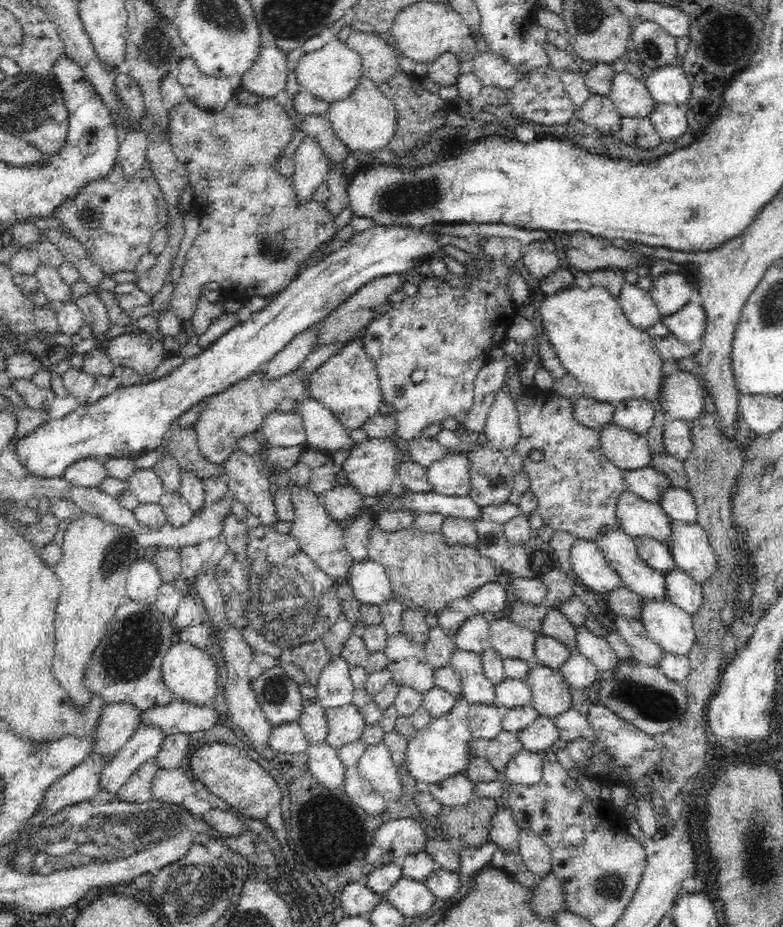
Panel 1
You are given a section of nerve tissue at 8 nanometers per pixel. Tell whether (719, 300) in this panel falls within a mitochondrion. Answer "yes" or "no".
no

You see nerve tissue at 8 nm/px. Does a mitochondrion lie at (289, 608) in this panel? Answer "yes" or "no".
yes

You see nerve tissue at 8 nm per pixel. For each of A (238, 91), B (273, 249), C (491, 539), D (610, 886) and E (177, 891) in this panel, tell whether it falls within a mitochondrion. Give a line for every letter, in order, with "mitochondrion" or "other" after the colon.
A: other
B: mitochondrion
C: mitochondrion
D: mitochondrion
E: mitochondrion

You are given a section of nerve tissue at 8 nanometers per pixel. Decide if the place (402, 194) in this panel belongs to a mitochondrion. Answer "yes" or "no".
yes

